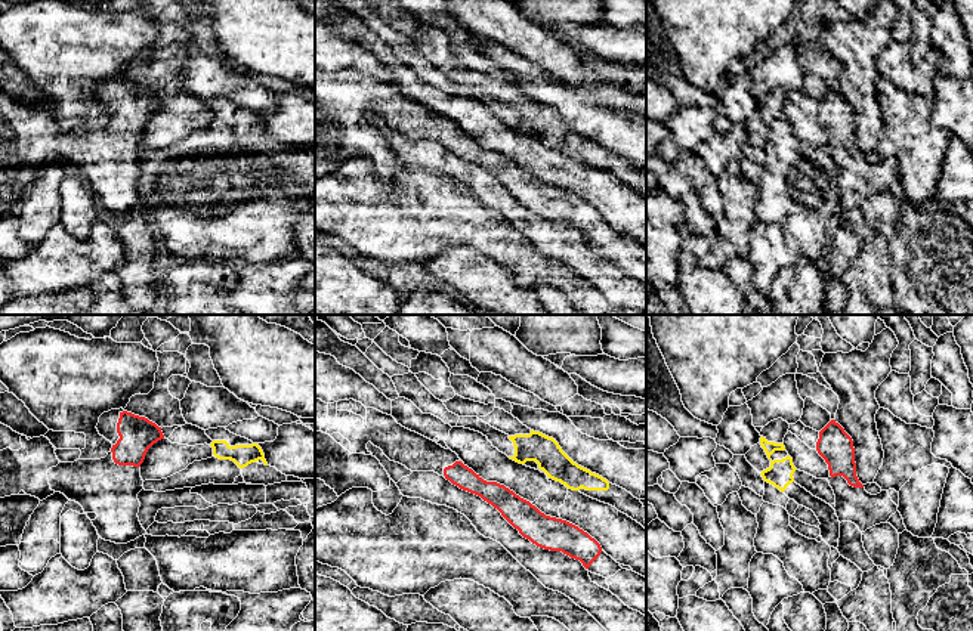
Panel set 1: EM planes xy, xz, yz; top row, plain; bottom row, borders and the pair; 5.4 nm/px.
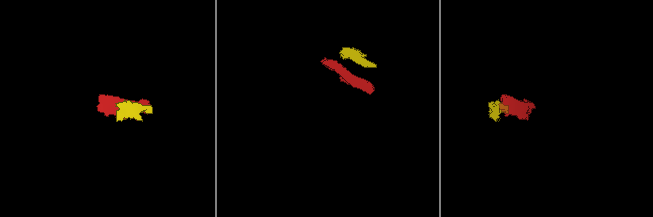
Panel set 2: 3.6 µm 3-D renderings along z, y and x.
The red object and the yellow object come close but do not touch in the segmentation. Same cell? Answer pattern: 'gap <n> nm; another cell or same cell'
gap 140 nm; another cell

